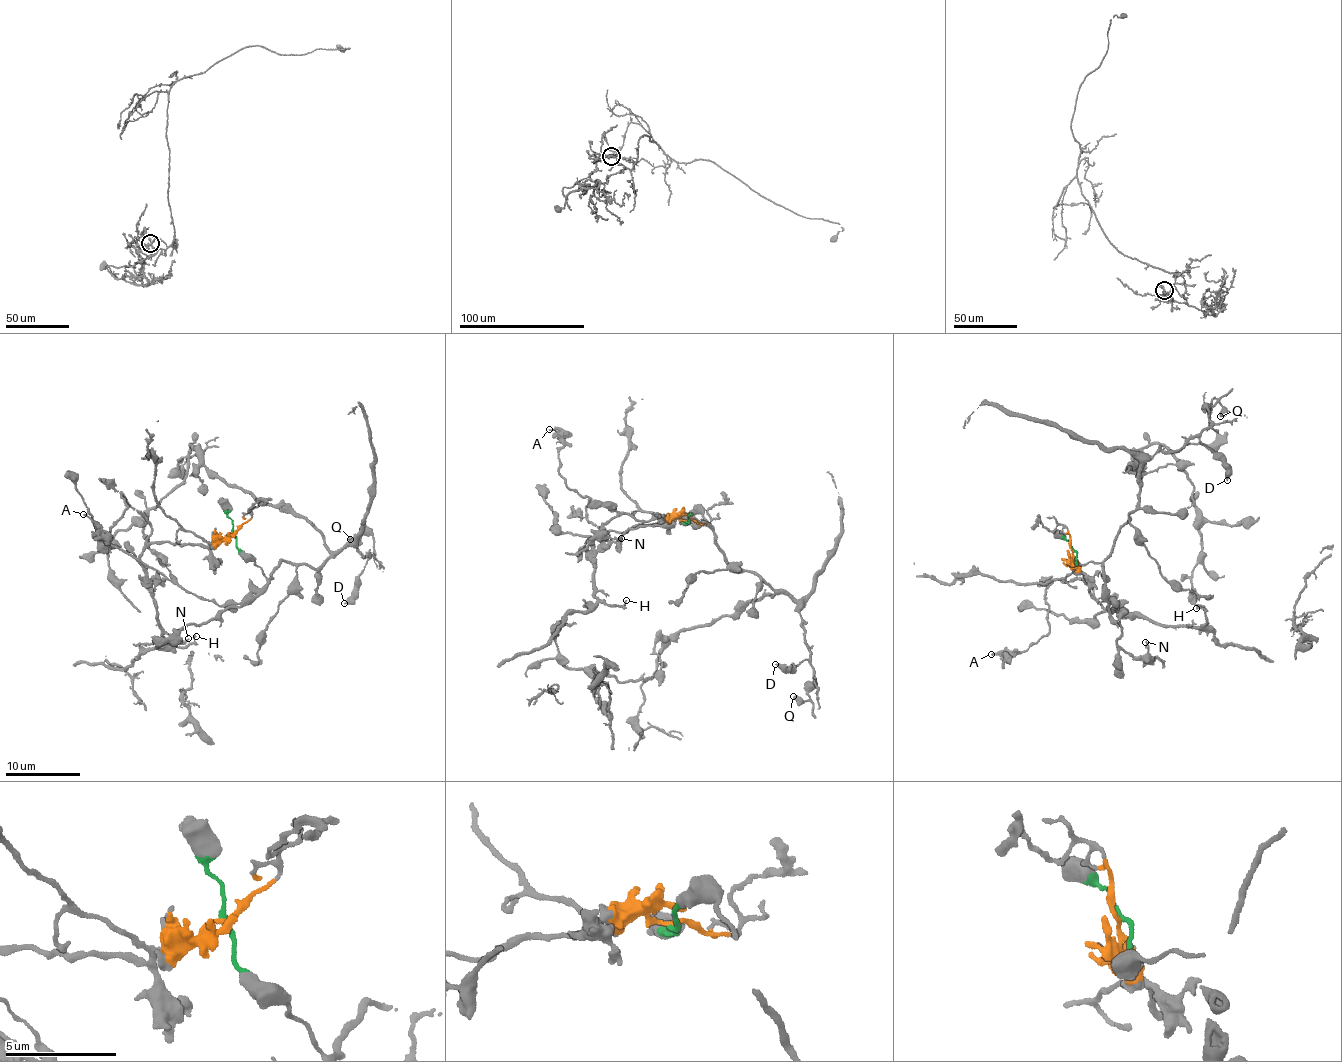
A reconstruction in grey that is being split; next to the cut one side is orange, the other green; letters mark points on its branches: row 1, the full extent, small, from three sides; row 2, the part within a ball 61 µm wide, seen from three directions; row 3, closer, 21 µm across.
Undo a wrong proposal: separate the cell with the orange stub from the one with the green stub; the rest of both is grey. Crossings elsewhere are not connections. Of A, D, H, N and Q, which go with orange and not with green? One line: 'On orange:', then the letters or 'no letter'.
On orange: A, H

